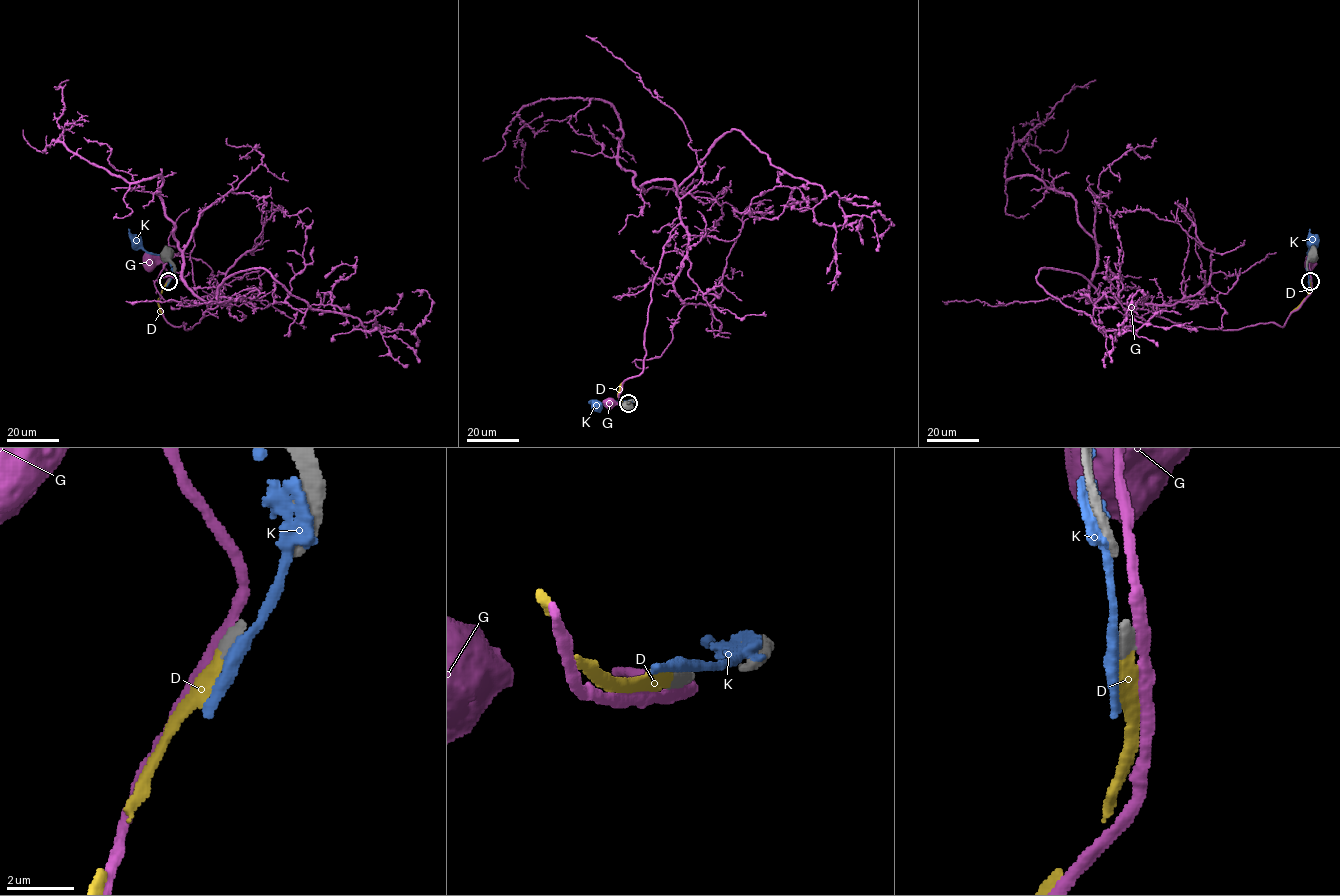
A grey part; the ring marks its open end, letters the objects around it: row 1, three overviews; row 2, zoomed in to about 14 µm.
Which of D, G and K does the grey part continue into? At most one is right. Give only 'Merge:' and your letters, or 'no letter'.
Merge: D

